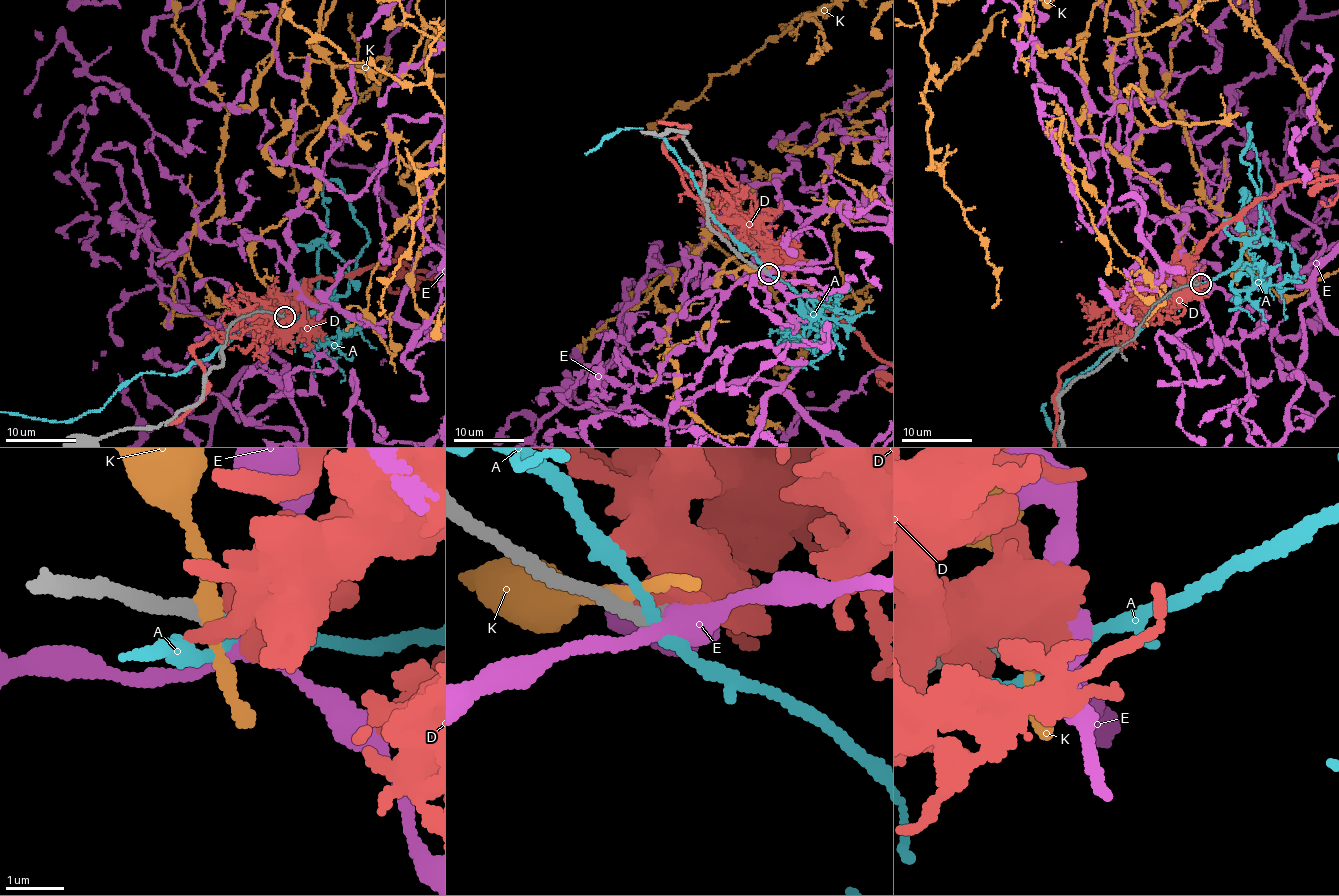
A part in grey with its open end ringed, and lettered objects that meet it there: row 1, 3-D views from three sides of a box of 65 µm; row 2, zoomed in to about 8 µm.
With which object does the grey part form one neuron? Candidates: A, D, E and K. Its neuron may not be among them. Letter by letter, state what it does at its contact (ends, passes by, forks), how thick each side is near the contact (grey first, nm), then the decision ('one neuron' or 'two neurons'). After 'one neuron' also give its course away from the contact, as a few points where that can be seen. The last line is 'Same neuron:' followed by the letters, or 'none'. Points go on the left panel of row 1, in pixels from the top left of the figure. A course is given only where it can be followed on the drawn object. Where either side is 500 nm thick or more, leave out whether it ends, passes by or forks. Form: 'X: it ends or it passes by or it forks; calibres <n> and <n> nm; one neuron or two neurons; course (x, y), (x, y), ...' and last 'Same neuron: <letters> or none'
A: it passes by; calibres 340 and 220 nm; two neurons
D: calibres 340 and 850 nm; two neurons
E: it forks; calibres 320 and 440 nm; two neurons
K: it passes by; calibres 280 and 220 nm; two neurons
Same neuron: none

